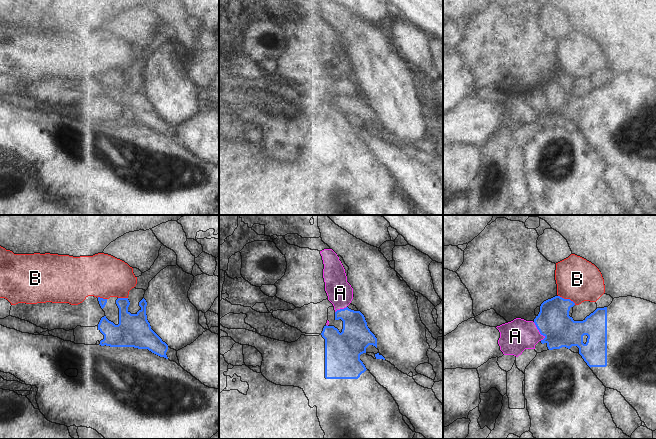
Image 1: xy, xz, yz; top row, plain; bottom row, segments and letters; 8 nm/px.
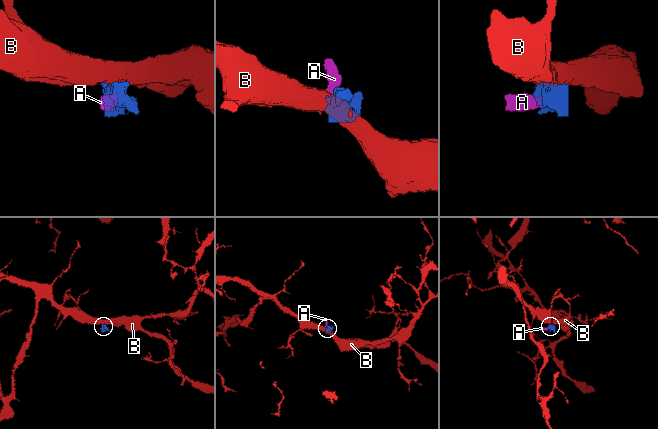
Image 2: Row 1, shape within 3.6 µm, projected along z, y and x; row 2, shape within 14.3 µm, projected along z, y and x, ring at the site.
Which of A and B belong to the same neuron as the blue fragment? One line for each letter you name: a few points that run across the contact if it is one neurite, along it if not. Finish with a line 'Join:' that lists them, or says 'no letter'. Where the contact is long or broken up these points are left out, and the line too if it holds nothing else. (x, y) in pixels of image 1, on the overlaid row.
A: line yz (560, 330), (539, 331), (515, 336)
Join: A

